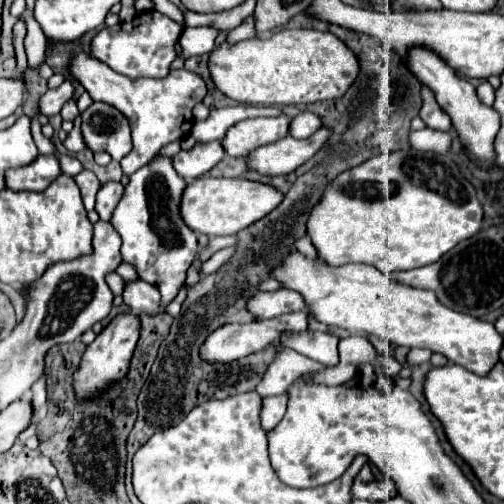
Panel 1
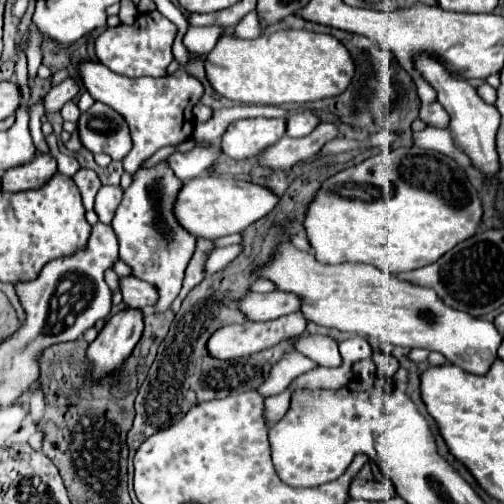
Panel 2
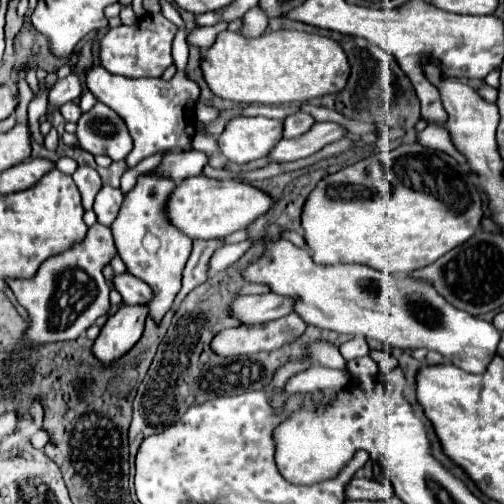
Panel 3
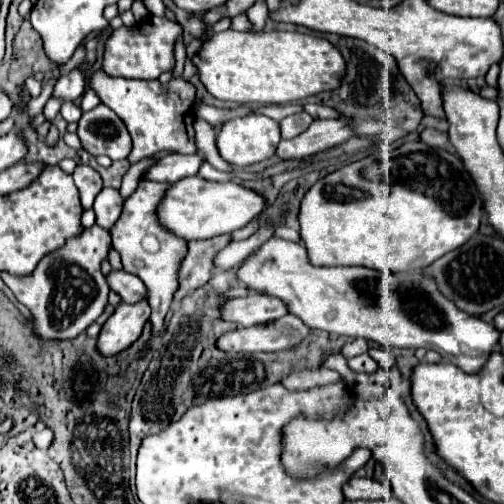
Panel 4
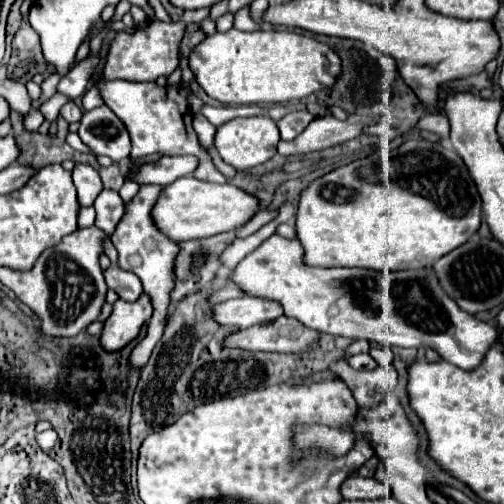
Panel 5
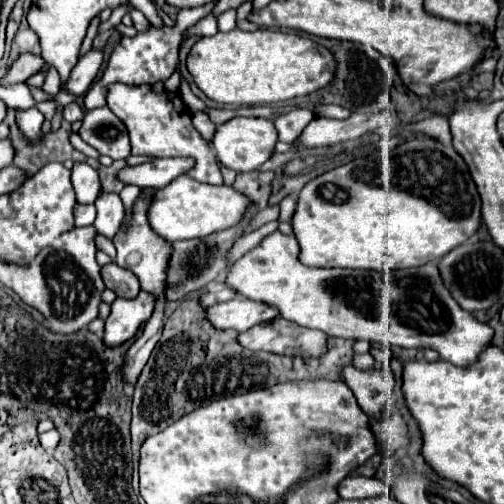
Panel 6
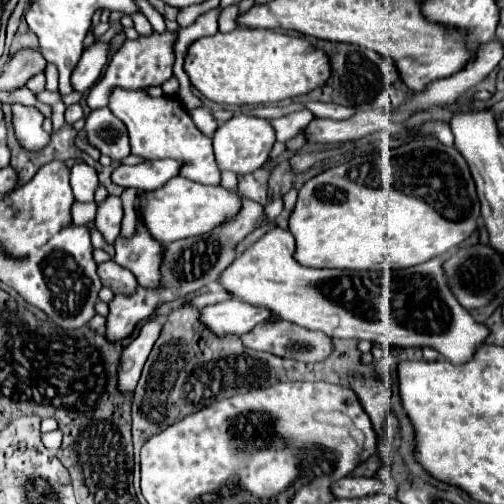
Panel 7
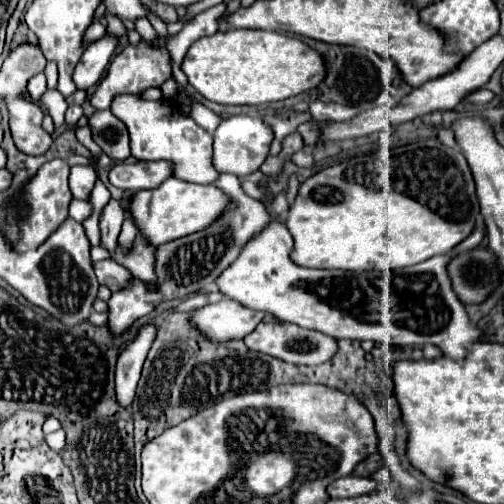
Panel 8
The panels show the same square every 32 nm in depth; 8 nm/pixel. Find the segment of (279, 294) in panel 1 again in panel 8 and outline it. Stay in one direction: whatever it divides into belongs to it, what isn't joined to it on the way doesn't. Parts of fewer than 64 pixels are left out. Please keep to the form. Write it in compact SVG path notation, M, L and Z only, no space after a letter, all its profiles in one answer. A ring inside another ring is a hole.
M220 300L190 312L190 324L212 344L224 344L232 340L242 340L252 332L258 322L264 318L264 312L248 310L232 300Z

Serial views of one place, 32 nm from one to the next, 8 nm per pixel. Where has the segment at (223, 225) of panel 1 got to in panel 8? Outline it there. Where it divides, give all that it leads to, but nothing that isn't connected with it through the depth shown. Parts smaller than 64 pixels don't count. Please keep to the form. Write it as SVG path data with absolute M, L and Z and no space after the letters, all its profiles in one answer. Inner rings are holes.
M168 178L160 184L160 188L140 190L130 194L130 198L122 198L122 208L132 216L138 234L144 236L148 244L156 246L208 228L228 208L228 204L228 196L224 196L218 188L190 184L178 178Z

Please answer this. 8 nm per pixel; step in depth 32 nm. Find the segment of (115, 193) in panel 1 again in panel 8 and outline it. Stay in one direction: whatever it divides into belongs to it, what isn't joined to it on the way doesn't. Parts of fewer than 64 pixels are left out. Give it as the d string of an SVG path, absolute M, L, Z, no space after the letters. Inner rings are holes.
M110 200L102 212L100 218L100 246L108 250L110 256L114 256L118 246L118 234L124 222L124 212L120 208L120 200Z

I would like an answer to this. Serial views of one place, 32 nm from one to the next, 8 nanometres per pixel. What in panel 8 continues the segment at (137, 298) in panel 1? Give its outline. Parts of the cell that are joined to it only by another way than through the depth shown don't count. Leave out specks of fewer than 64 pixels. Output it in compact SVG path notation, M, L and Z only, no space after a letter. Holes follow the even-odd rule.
M106 258L106 260L94 262L92 266L94 266L94 272L96 272L98 282L102 286L108 286L112 292L120 290L130 280L130 272L122 264L116 264L114 258Z

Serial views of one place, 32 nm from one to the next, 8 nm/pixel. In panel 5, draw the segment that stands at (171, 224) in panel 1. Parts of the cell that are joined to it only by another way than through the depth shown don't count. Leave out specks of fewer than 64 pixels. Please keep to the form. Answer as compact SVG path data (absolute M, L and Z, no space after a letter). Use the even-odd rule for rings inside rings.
M140 186L140 192L126 206L124 218L120 220L116 232L110 238L112 244L118 250L118 266L122 270L134 272L140 278L140 282L144 286L144 292L152 298L152 306L154 306L154 314L152 314L152 318L148 322L148 330L146 330L144 338L132 348L132 372L138 372L138 370L144 368L144 364L150 358L152 348L160 340L160 336L164 332L166 310L168 310L168 304L170 304L170 290L174 288L172 266L174 266L174 256L178 252L178 244L174 240L166 238L164 234L160 234L156 230L156 226L152 224L152 218L150 218L150 210L152 210L160 190L162 190L160 186Z

